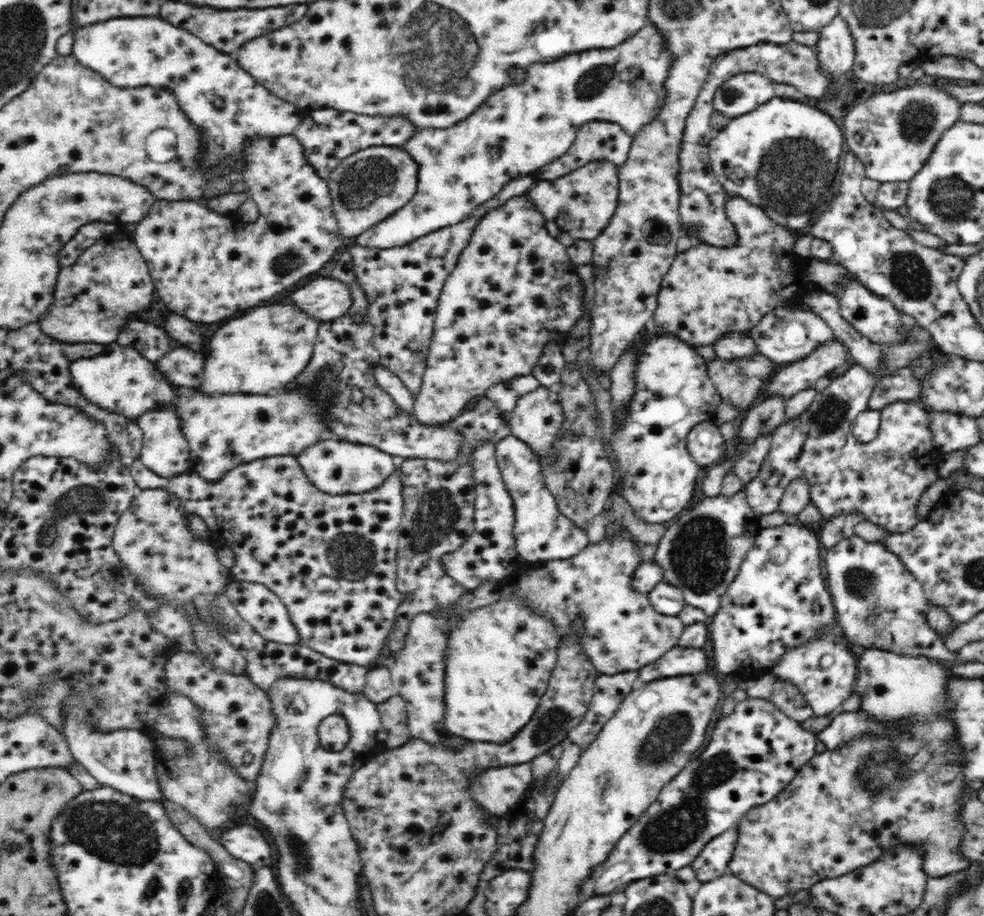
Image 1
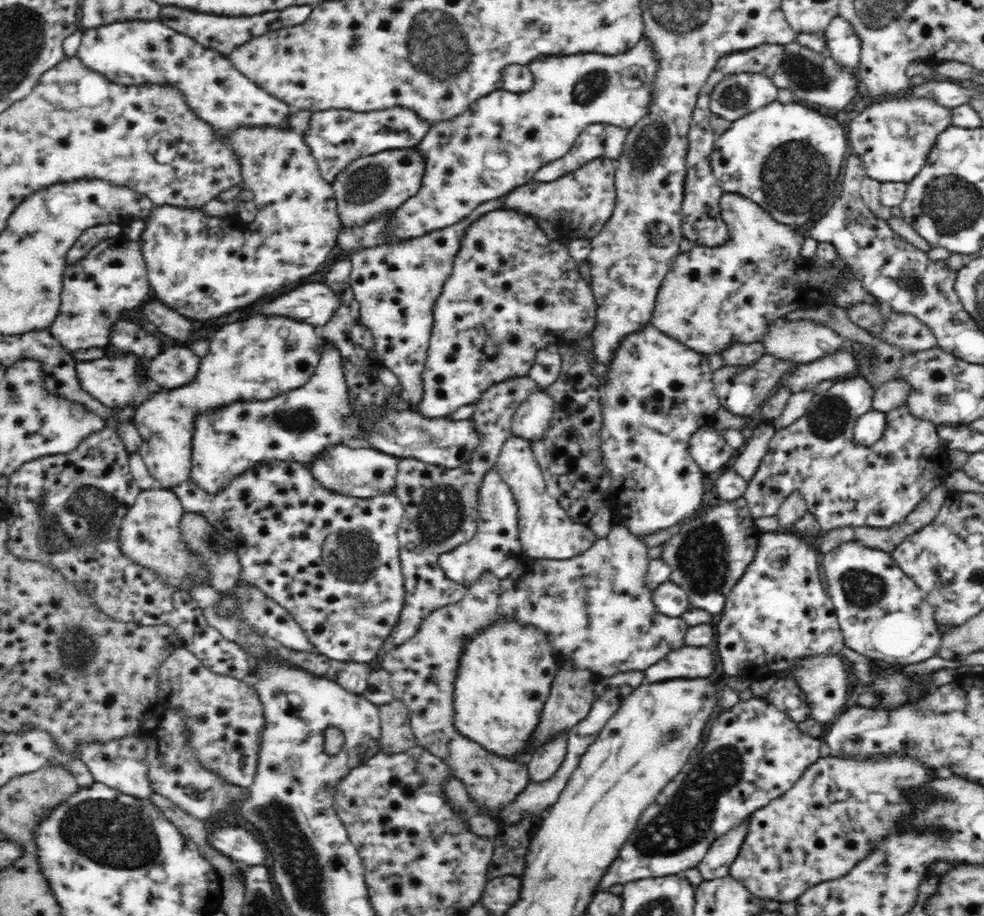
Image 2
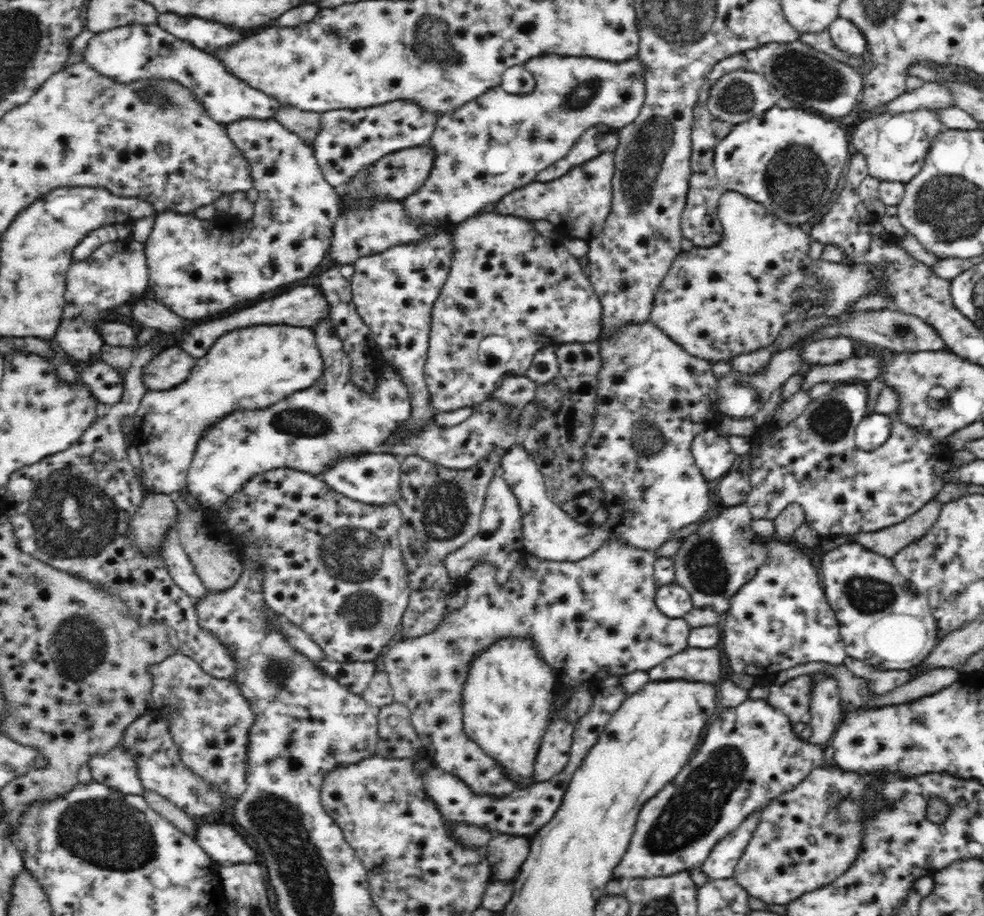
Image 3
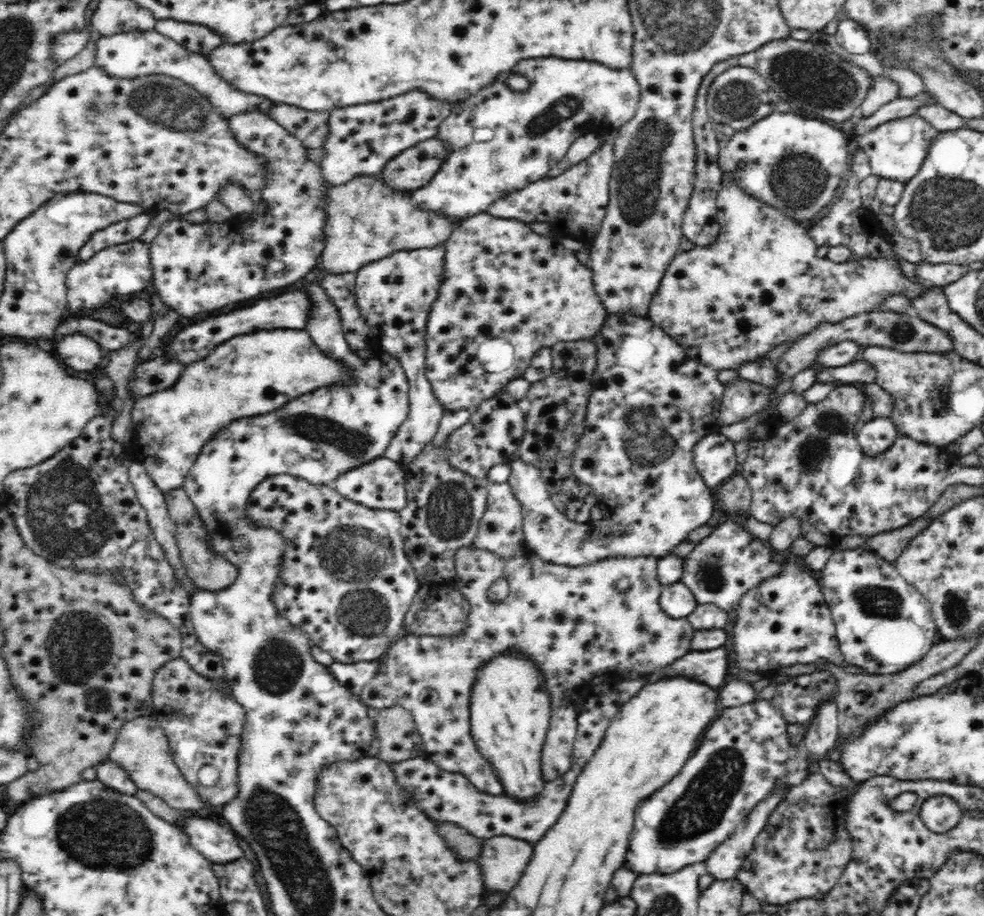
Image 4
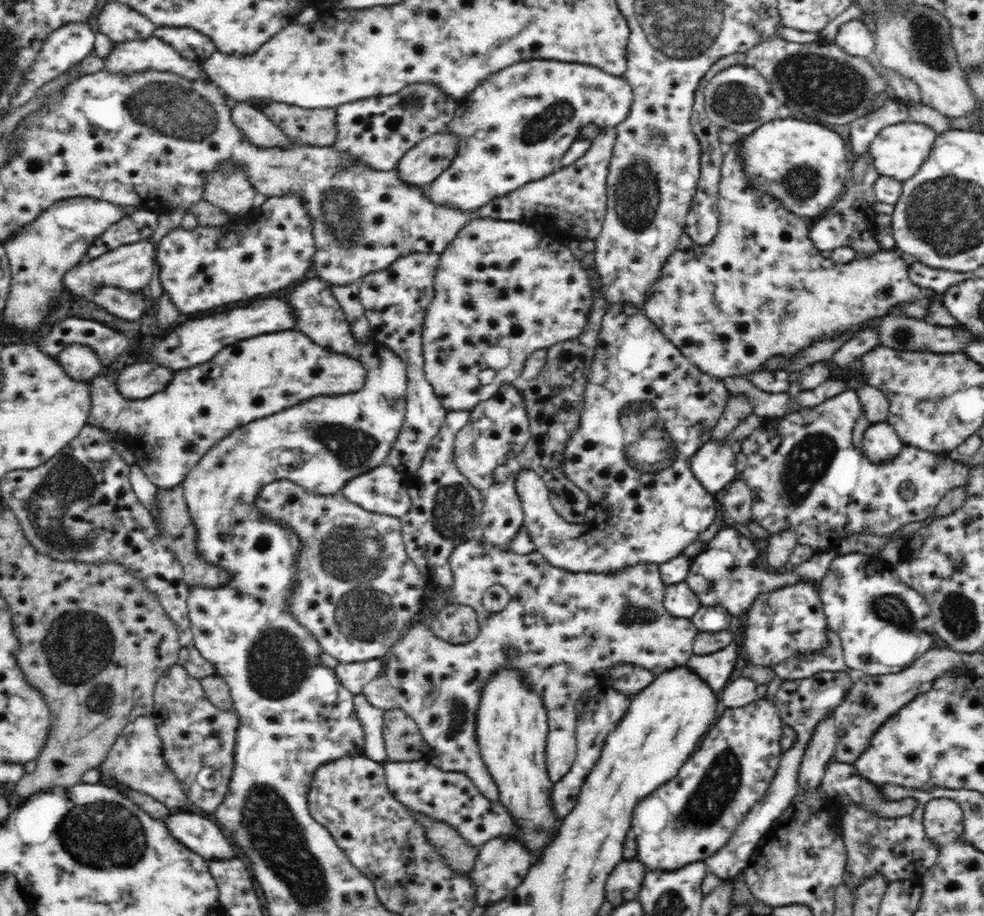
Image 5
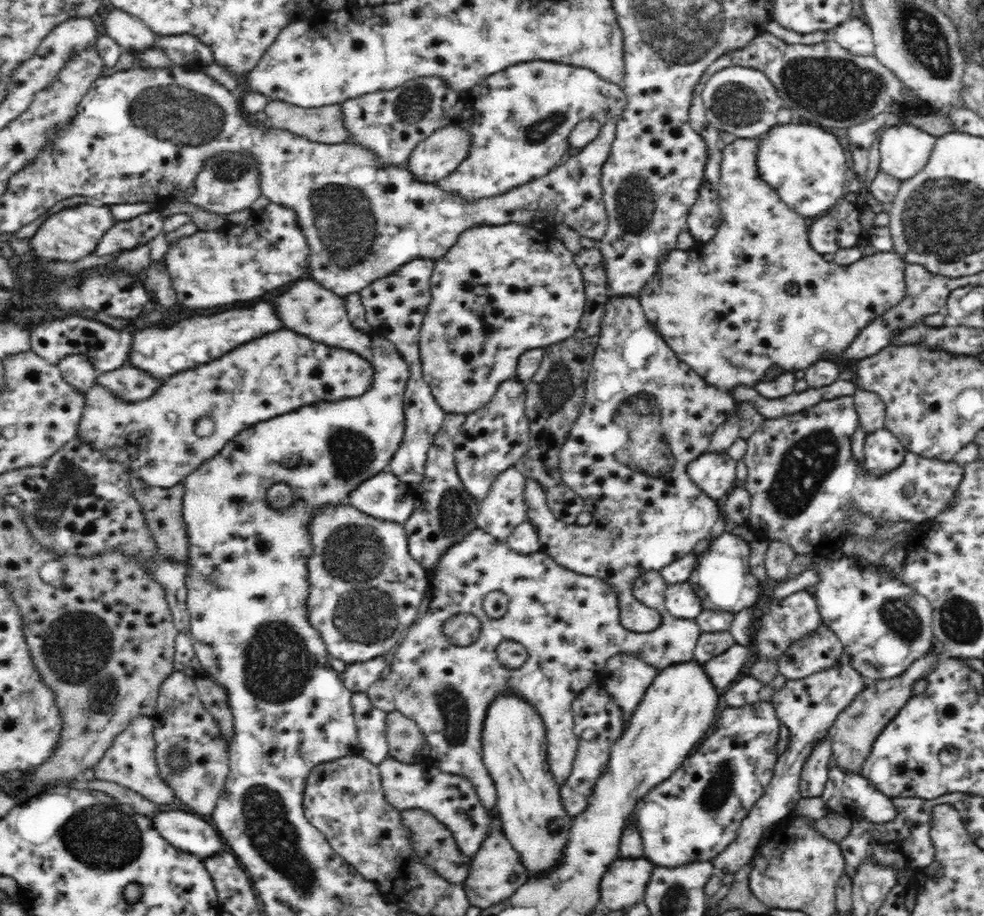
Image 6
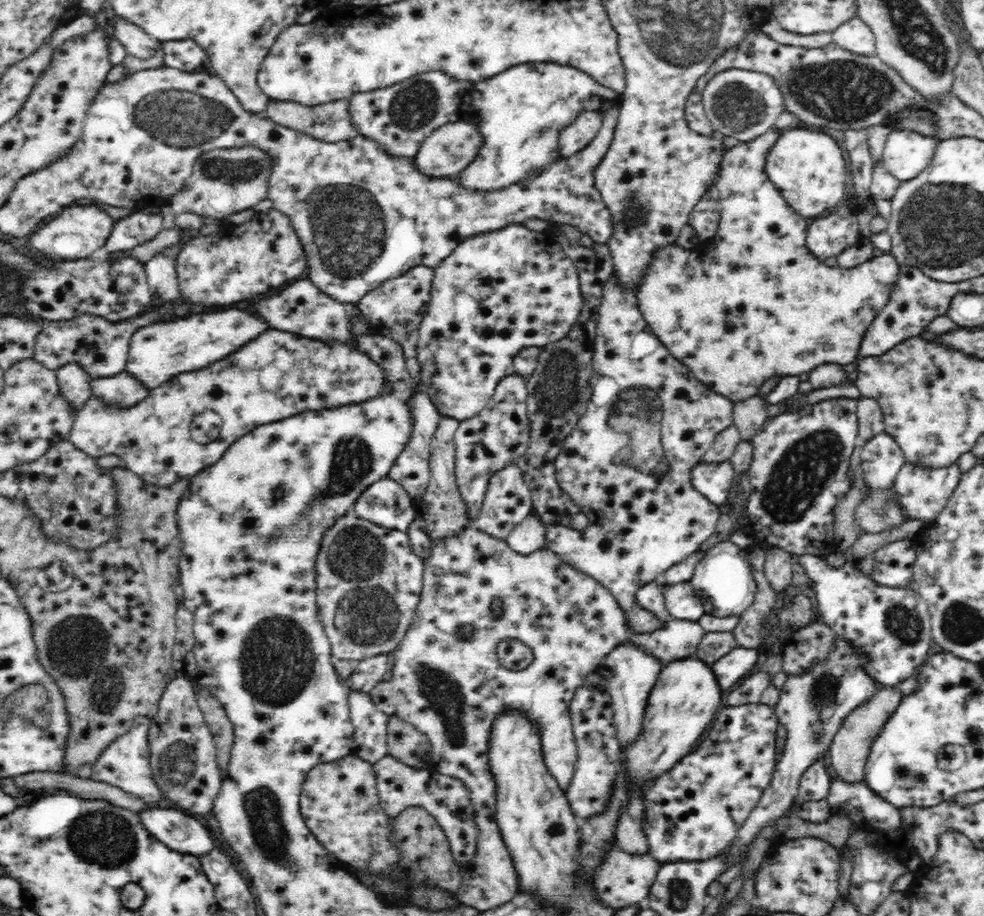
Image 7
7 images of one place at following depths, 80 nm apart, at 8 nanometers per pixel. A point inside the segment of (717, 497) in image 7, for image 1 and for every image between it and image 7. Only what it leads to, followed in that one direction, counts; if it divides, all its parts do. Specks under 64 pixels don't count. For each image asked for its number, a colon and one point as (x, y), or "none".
1: (705, 443)
2: (708, 448)
3: (712, 453)
4: (714, 456)
5: (714, 466)
6: (715, 475)

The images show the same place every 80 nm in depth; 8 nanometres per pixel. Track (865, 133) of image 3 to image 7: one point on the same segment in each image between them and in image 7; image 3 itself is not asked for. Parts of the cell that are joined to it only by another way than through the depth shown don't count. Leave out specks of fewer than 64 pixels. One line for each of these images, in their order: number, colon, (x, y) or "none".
4: (897, 148)
5: (899, 150)
6: (904, 151)
7: (906, 153)

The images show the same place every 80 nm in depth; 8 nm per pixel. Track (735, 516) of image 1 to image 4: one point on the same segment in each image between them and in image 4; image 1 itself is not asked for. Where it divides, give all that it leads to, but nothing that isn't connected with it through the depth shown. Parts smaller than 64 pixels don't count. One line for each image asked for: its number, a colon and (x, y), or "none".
2: (711, 552)
3: (725, 553)
4: (723, 567)

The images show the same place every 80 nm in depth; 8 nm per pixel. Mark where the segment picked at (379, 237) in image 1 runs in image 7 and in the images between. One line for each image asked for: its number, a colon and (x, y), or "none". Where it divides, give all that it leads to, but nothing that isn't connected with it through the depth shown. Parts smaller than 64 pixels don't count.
2: (499, 145)
3: (502, 141)
4: (499, 140)
5: (514, 128)
6: (519, 118)
7: (520, 112)

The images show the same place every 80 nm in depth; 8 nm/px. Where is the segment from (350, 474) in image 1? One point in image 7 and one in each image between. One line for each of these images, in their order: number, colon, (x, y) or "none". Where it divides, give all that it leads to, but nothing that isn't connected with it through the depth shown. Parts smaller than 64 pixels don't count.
2: (353, 471)
3: (375, 479)
4: (381, 485)
5: (383, 490)
6: (384, 496)
7: (386, 503)

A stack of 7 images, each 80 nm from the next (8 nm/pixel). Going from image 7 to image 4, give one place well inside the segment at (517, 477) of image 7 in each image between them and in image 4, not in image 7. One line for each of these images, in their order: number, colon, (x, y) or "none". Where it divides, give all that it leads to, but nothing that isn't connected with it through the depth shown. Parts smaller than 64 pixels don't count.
4: (501, 527)
5: (502, 516)
6: (504, 507)

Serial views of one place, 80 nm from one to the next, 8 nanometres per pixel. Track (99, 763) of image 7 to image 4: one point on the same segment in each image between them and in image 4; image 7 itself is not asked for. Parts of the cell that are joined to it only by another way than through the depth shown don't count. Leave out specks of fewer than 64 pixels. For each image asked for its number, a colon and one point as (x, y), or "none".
4: (141, 750)
5: (134, 760)
6: (129, 762)

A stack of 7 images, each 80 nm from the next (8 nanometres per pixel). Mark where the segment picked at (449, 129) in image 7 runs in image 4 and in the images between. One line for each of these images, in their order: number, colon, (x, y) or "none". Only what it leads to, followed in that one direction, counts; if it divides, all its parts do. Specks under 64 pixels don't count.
4: (411, 169)
5: (424, 163)
6: (435, 157)

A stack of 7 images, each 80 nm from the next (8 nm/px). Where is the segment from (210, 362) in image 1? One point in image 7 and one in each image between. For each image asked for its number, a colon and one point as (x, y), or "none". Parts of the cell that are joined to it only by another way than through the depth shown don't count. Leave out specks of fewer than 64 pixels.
2: (257, 359)
3: (250, 368)
4: (255, 373)
5: (169, 432)
6: (279, 373)
7: (279, 374)

